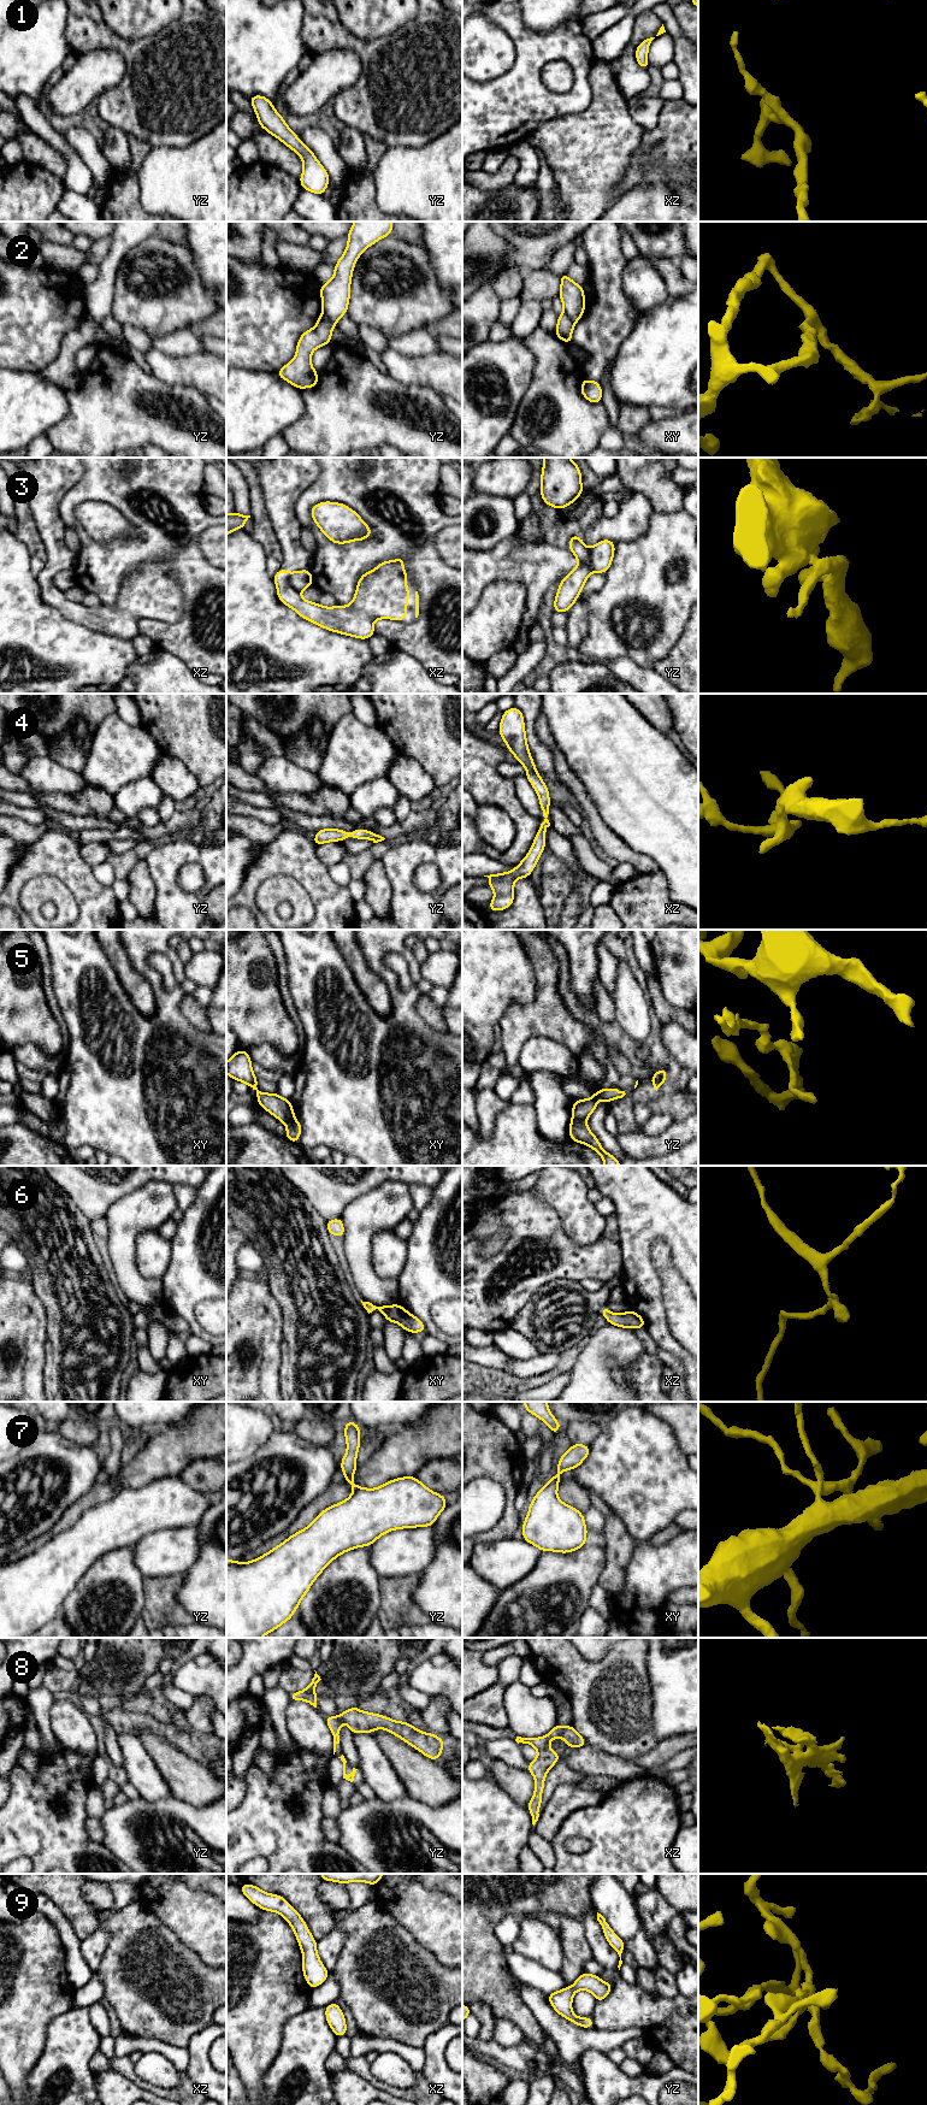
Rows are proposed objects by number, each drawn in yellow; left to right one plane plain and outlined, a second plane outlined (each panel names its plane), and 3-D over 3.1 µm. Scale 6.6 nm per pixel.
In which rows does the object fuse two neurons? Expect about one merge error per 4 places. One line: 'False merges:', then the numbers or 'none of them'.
False merges: 2, 3, 5

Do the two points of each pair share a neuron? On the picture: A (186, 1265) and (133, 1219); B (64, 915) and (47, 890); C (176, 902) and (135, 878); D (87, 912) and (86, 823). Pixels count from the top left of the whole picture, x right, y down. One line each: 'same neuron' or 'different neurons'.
A: different neurons
B: same neuron
C: different neurons
D: different neurons

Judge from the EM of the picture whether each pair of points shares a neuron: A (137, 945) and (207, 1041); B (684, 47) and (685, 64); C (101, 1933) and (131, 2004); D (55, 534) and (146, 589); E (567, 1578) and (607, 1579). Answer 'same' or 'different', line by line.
A: same
B: same
C: different
D: same
E: different

